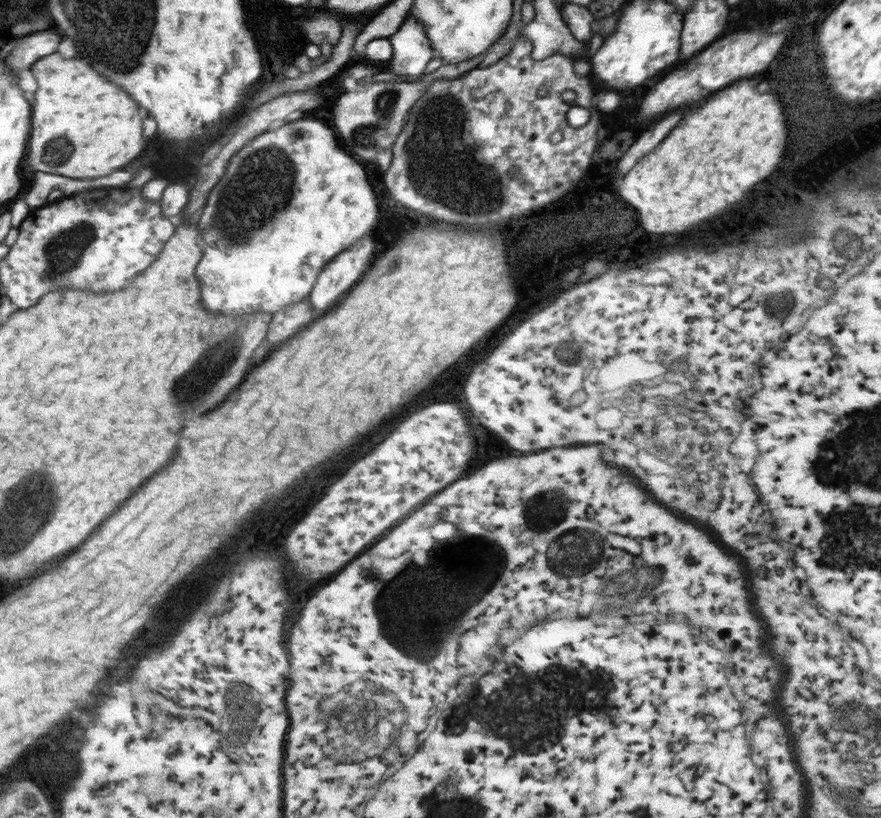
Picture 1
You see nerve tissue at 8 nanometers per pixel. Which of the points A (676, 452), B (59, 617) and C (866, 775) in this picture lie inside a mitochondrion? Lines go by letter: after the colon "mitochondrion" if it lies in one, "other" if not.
A: mitochondrion
B: other
C: mitochondrion

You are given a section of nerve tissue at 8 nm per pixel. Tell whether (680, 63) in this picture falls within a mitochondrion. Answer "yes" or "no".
no

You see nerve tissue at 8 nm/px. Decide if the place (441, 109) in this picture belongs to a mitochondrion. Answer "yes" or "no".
yes

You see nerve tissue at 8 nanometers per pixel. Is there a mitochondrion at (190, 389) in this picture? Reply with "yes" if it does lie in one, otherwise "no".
yes

